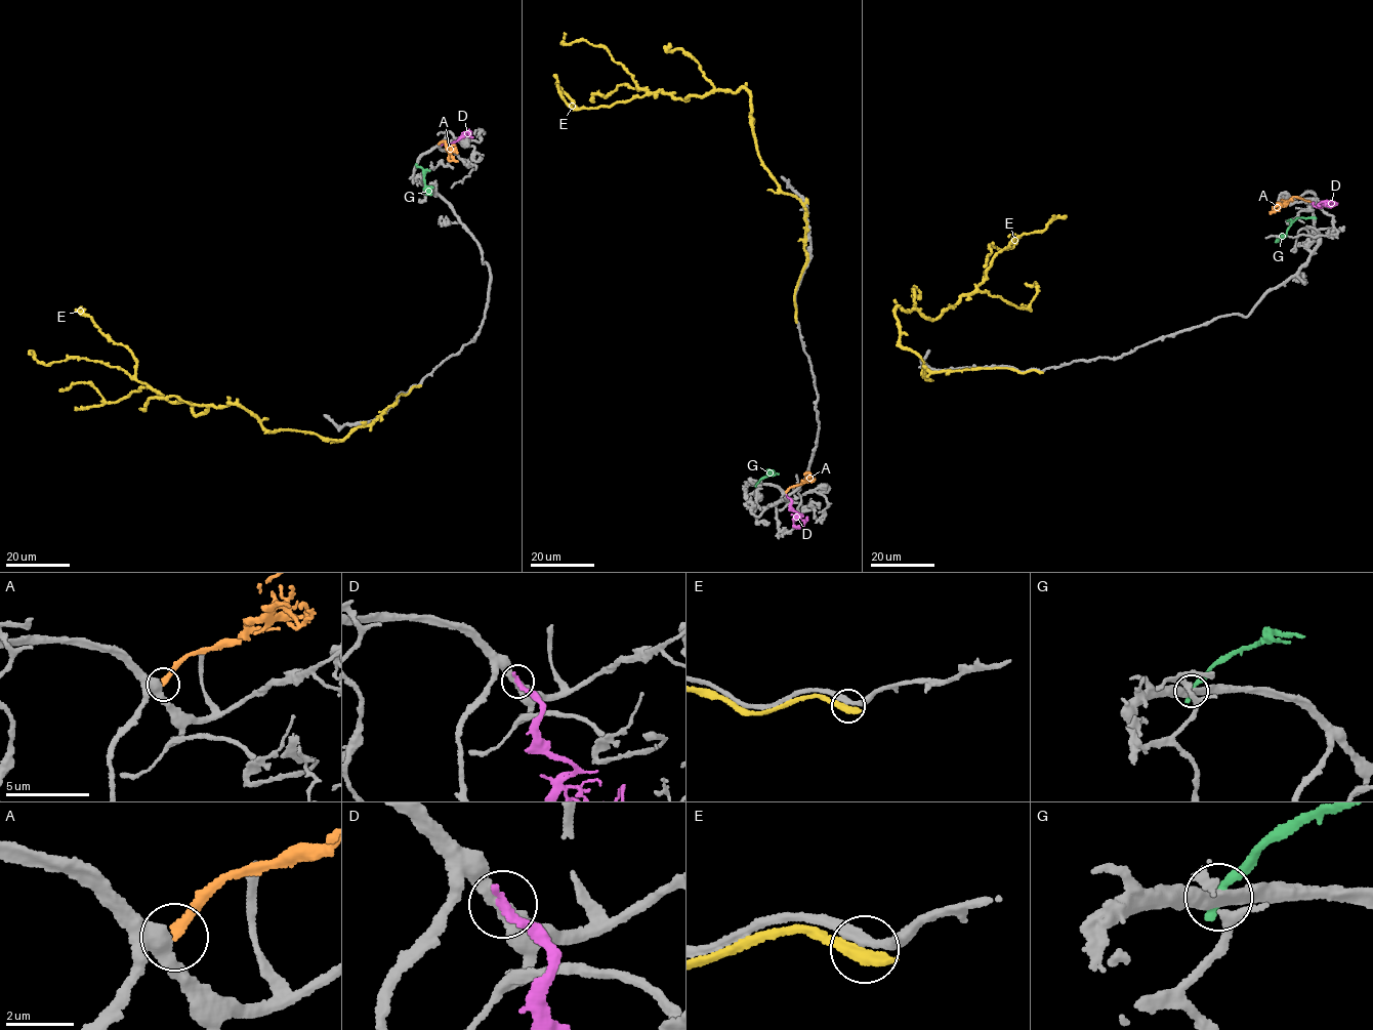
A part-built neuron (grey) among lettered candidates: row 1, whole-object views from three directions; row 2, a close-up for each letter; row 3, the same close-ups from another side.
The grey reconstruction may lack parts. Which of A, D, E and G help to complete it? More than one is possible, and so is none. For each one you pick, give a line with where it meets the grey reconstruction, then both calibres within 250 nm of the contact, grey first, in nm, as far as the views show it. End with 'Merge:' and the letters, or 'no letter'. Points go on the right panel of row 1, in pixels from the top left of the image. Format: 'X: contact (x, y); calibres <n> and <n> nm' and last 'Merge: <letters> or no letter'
Merge: no letter

